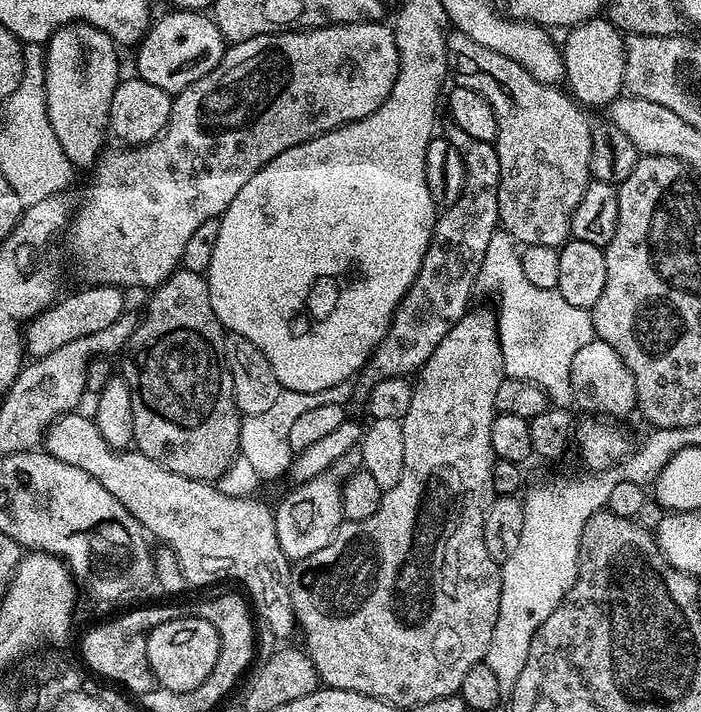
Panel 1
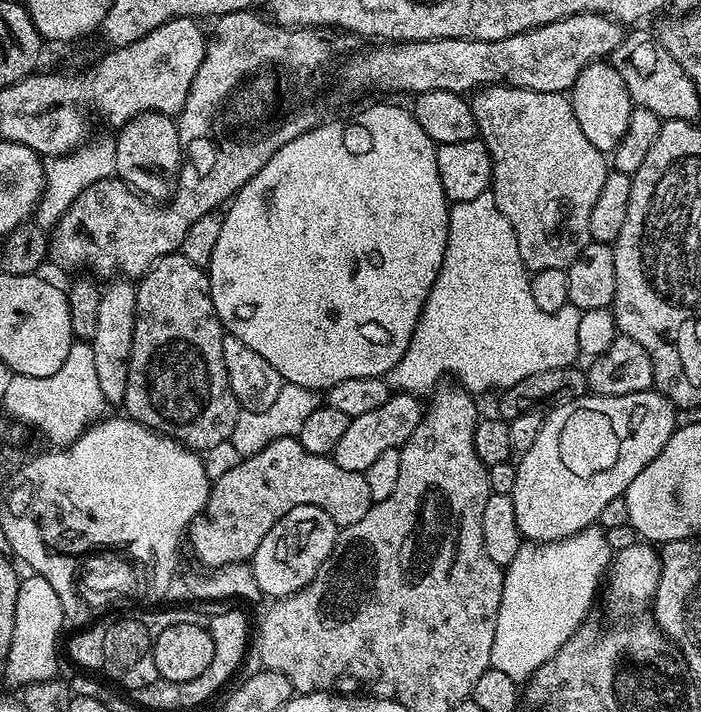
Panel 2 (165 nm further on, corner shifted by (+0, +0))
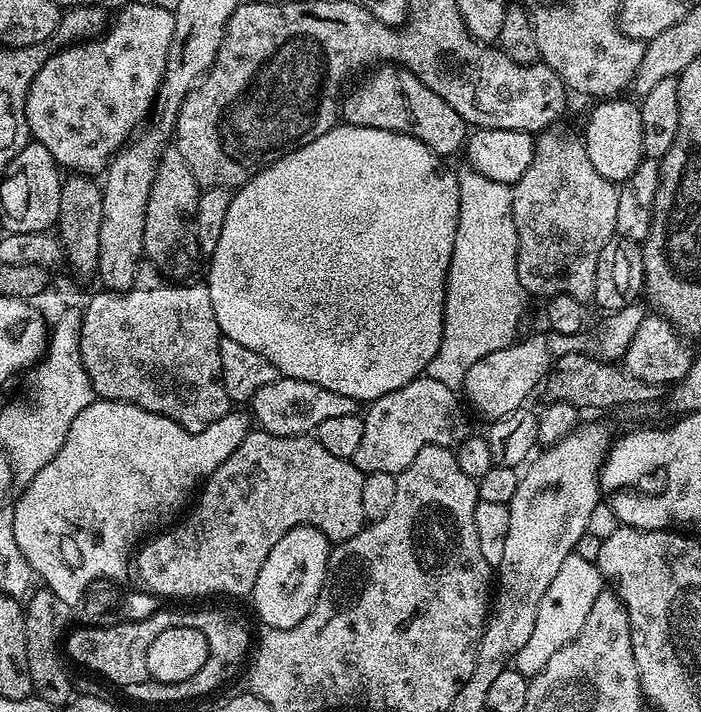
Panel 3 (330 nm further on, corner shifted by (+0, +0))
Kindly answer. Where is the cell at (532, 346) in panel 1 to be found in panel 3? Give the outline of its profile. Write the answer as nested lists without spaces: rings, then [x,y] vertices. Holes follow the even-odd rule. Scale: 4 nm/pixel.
[[[464,166],[456,172],[460,205],[458,206],[458,226],[454,234],[454,250],[448,267],[448,289],[444,299],[444,325],[442,342],[438,354],[430,362],[427,375],[434,377],[446,386],[459,389],[464,383],[467,371],[474,362],[485,358],[496,350],[502,350],[517,339],[520,319],[524,316],[524,307],[530,303],[530,297],[524,291],[522,282],[518,282],[518,234],[514,230],[512,213],[512,189],[494,178],[478,174],[478,170]]]

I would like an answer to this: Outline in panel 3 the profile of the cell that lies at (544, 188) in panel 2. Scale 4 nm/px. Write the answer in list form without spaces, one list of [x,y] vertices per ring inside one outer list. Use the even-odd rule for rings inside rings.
[[[553,126],[535,137],[536,153],[534,158],[530,162],[526,174],[522,174],[522,178],[517,184],[511,185],[514,230],[518,234],[518,254],[516,255],[518,282],[522,282],[524,291],[532,298],[536,298],[536,296],[547,298],[549,296],[557,296],[558,294],[570,294],[570,298],[578,298],[588,302],[592,300],[592,295],[594,294],[594,274],[598,270],[598,254],[602,254],[602,246],[606,246],[606,242],[610,242],[610,238],[616,235],[618,188],[613,181],[602,178],[602,174],[598,174],[598,170],[594,170],[593,164],[590,163],[590,154],[586,154],[583,139],[577,133],[575,136],[572,132],[559,132],[558,129],[559,127]]]

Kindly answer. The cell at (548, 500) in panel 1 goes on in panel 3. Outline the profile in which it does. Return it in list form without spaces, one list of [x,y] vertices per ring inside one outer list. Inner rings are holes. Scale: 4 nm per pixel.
[[[575,554],[568,556],[566,562],[558,566],[558,574],[554,574],[554,582],[550,582],[546,594],[542,594],[542,602],[538,602],[538,619],[534,622],[534,634],[530,634],[526,646],[522,646],[522,650],[518,650],[514,658],[514,666],[517,670],[529,678],[537,676],[546,666],[546,662],[550,662],[550,657],[558,654],[558,650],[562,650],[562,646],[569,644],[578,634],[578,630],[582,630],[582,625],[586,623],[590,609],[594,606],[594,598],[598,598],[598,594],[605,591],[605,588],[606,581],[596,562],[586,561],[585,558],[580,558]]]

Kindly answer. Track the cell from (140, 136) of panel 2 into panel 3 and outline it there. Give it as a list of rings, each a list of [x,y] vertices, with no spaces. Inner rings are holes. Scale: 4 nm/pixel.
[[[175,146],[165,148],[156,168],[150,198],[146,202],[146,230],[144,231],[144,254],[147,263],[155,264],[165,277],[184,282],[202,260],[198,238],[194,230],[194,218],[198,210],[198,198],[202,189],[196,183],[188,165],[188,157]]]

